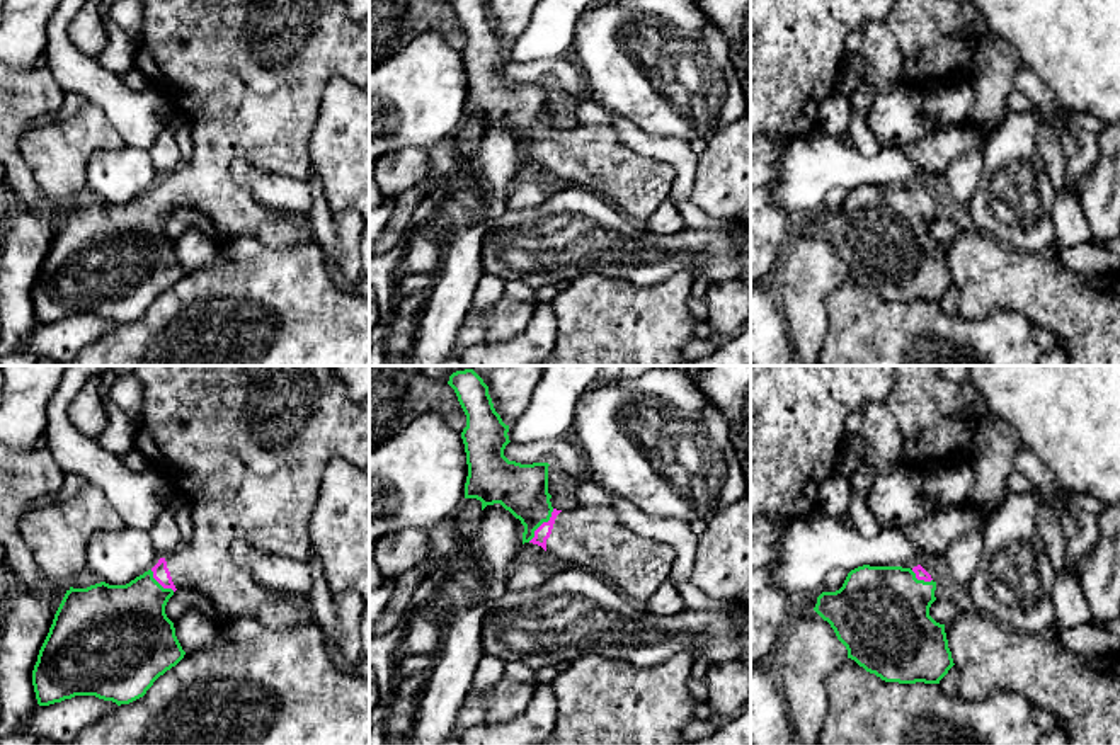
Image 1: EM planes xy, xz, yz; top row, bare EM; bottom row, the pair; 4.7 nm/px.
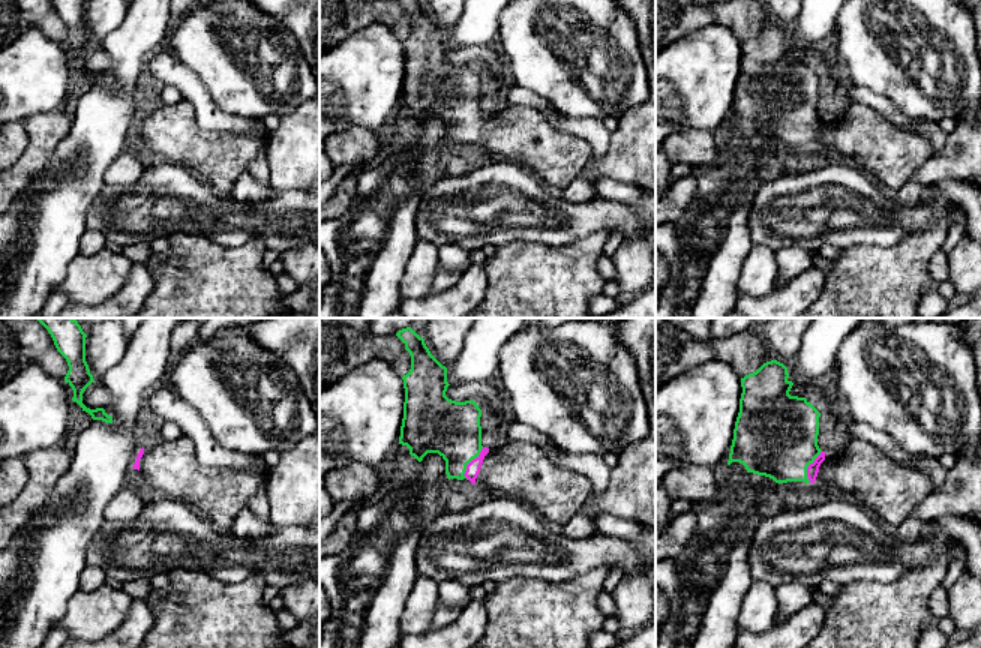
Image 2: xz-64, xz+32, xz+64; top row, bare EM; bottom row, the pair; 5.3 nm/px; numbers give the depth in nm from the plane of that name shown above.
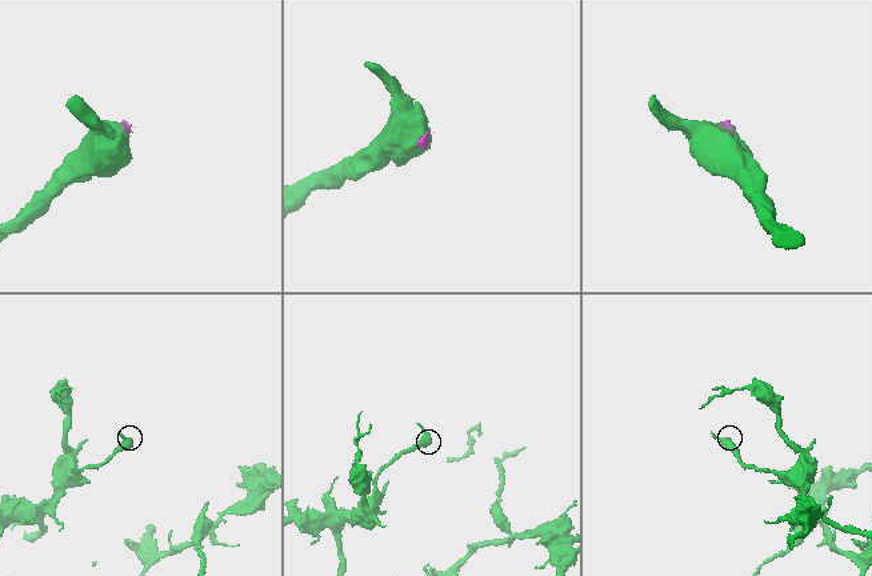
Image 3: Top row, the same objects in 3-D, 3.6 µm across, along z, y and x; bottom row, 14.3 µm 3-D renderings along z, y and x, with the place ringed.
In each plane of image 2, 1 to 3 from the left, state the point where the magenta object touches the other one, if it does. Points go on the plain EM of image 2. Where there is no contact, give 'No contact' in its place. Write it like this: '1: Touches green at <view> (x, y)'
1: No contact
2: Touches green at xz+32 (468, 126)
3: Touches green at xz+64 (807, 131)

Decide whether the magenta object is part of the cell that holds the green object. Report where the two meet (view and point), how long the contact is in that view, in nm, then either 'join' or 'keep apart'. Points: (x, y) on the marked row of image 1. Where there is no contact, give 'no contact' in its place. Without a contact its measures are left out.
xz (542, 523) | 200 nm | join

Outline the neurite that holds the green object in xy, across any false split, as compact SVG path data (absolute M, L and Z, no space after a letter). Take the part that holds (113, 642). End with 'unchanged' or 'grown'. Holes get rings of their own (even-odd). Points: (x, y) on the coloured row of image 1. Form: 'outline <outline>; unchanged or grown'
outline M134 366L133 374L143 388L134 449L151 471L191 502L194 534L126 585L100 582L66 590L32 670L39 706L75 696L95 696L117 706L143 697L186 655L174 623L165 614L177 589L204 594L214 606L218 623L242 616L252 616L271 629L294 629L311 623L313 611L306 594L259 583L250 570L233 561L231 546L245 541L260 553L308 560L308 524L327 463L342 458L369 471L369 398L352 401L330 366Z; grown

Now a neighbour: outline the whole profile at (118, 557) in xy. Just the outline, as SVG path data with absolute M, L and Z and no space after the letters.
M99 531L87 546L87 565L109 585L126 585L158 563L148 531Z

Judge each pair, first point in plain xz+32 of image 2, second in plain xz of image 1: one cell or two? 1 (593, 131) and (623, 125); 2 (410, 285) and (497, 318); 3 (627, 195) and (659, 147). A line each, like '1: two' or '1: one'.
1: one
2: two
3: one

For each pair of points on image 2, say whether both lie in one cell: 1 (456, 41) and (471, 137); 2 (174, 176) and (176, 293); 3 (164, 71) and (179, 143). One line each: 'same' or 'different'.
1: different
2: different
3: different

